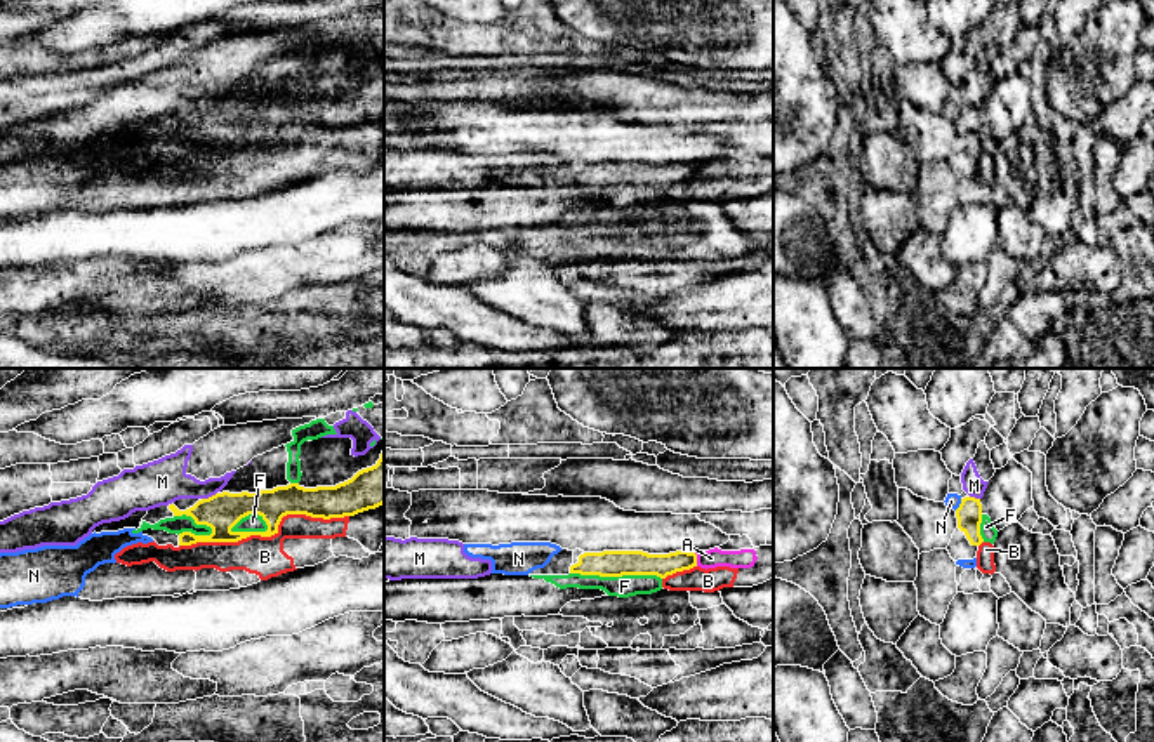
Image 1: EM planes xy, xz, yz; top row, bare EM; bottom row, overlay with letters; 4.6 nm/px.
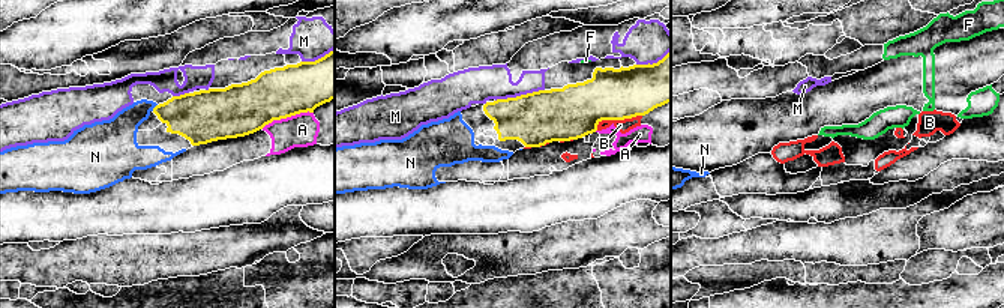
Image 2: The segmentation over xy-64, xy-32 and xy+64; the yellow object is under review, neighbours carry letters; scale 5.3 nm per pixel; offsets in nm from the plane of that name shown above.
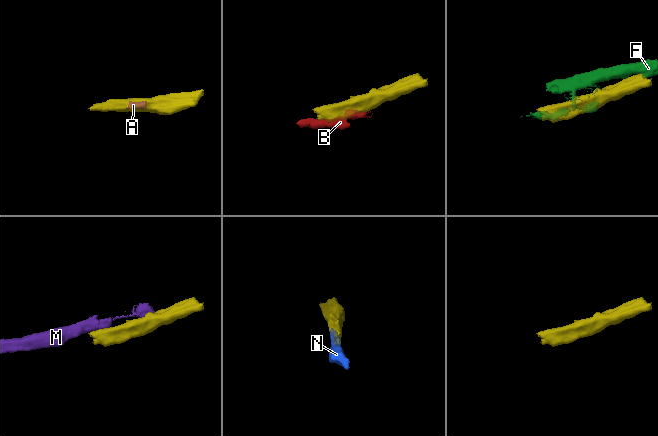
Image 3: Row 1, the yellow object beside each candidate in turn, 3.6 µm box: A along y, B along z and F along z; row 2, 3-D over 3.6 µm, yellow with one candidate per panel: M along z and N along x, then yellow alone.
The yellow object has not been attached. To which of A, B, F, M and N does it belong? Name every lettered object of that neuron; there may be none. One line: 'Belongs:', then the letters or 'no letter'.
Belongs: N

